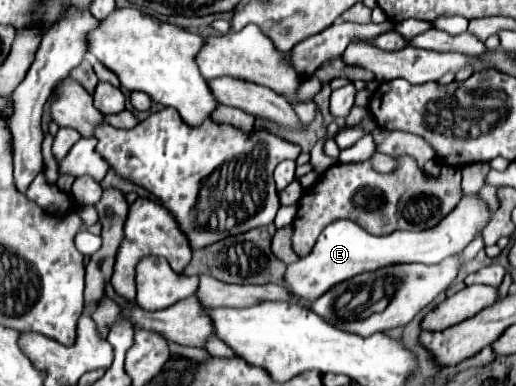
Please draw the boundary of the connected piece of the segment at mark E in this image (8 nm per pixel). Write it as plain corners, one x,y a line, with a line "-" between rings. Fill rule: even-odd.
463,194
463,200
457,204
457,208
451,214
447,214
435,228
421,230
421,232
397,230
387,236
373,236
353,220
335,220
321,232
317,244
307,256
299,258
295,264
289,264
287,288
291,288
295,296
303,296
303,300
315,302
335,284
363,272
379,270
391,264
411,264
411,262
439,264
447,256
459,254
475,238
475,234
487,226
489,218
491,212
477,194
471,196

